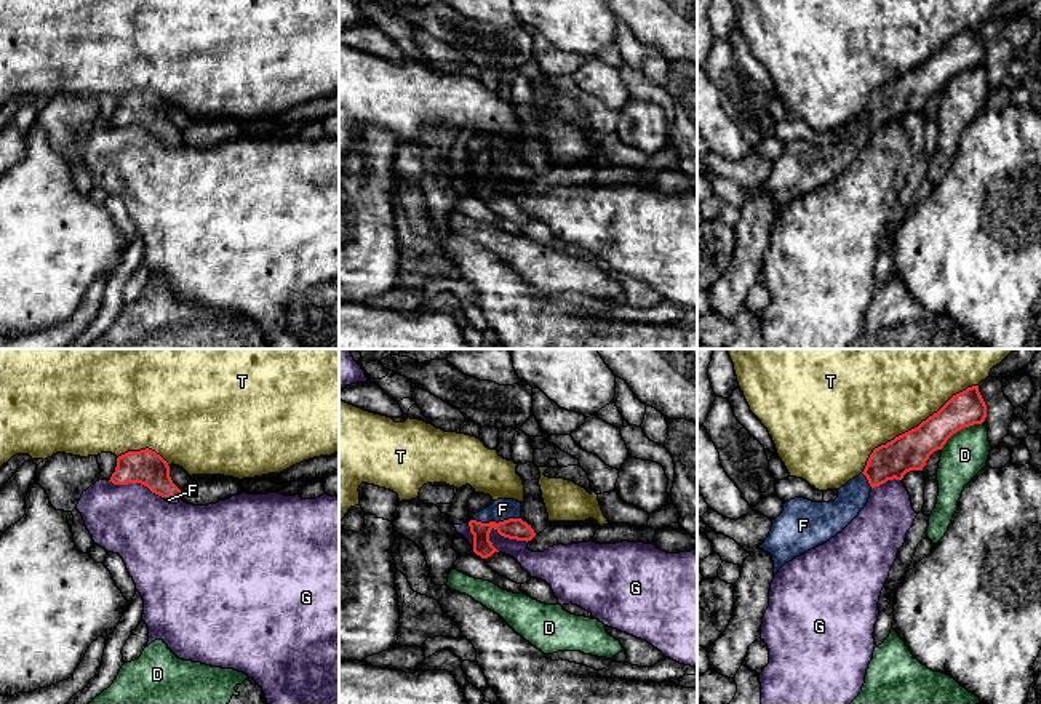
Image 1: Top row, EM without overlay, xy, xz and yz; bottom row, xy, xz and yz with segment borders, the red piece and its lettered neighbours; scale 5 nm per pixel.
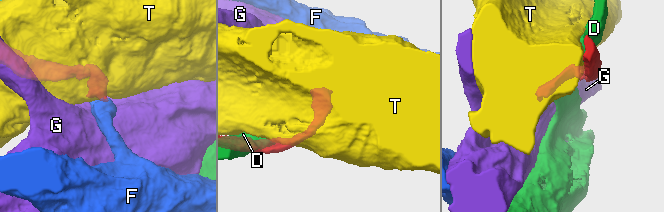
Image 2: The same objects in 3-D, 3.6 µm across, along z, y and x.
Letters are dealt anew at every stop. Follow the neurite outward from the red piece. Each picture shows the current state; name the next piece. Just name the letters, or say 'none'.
F

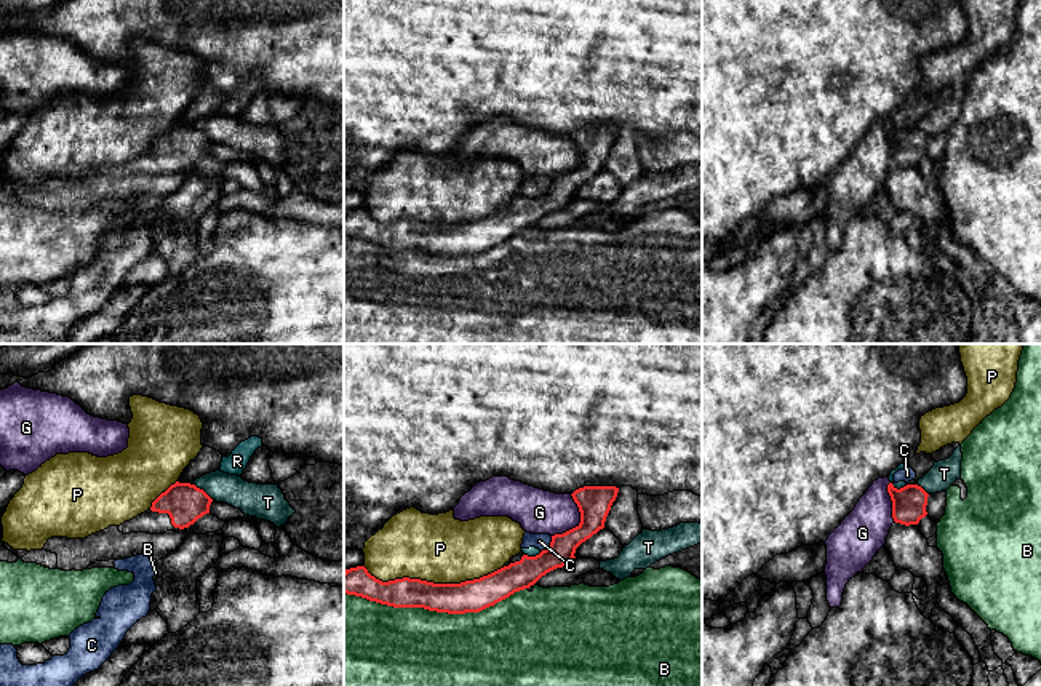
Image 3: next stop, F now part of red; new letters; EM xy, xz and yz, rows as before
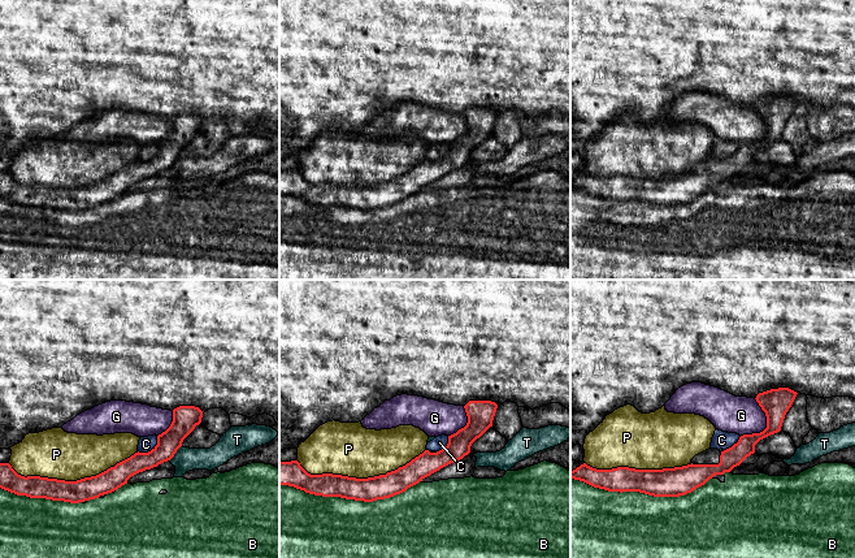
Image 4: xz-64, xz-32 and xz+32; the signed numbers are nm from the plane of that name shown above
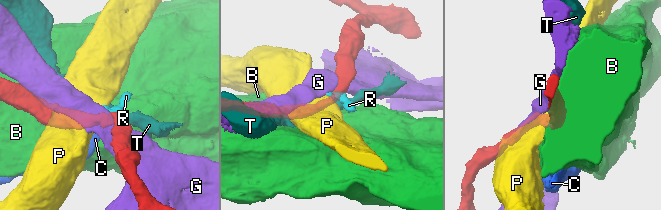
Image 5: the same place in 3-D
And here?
none

